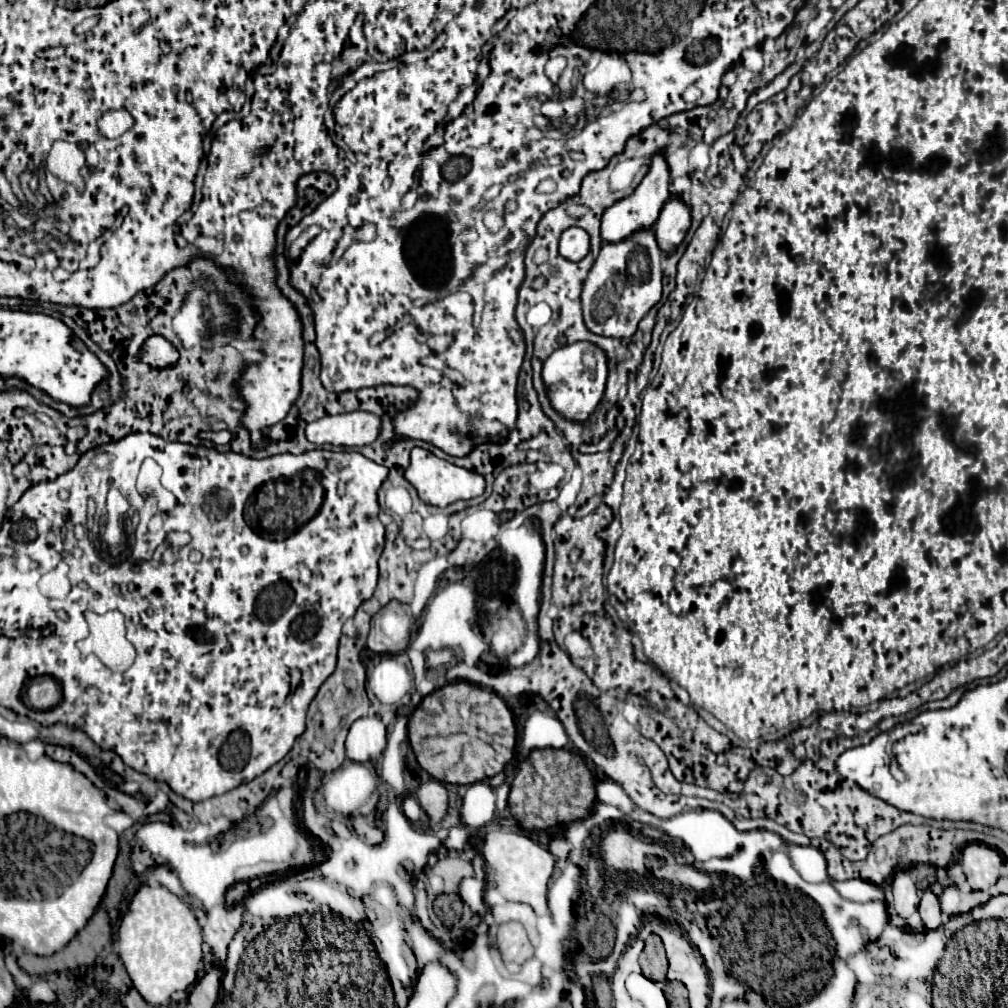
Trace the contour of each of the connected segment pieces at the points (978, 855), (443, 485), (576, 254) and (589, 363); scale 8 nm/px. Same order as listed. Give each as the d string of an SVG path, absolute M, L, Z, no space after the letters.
M969 843L961 851L961 865L967 877L967 883L975 891L987 891L997 879L1003 857L985 843Z
M423 447L411 449L411 465L405 471L405 479L417 489L419 497L425 503L437 505L437 507L447 507L449 503L459 501L459 499L473 499L473 497L479 497L485 491L483 475L479 475L471 469L465 469L465 467L457 467L457 465L445 461L445 459L439 459Z
M569 227L561 233L559 255L569 261L581 261L589 253L589 235L581 227Z
M577 341L559 347L543 363L543 381L547 385L551 405L555 407L557 413L561 413L567 419L585 421L595 411L605 393L605 383L607 383L605 351L589 341Z

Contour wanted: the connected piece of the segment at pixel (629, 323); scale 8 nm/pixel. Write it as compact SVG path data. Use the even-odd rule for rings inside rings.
M639 229L617 243L603 243L583 285L583 317L589 331L607 337L631 337L643 315L661 299L663 249L653 229Z

